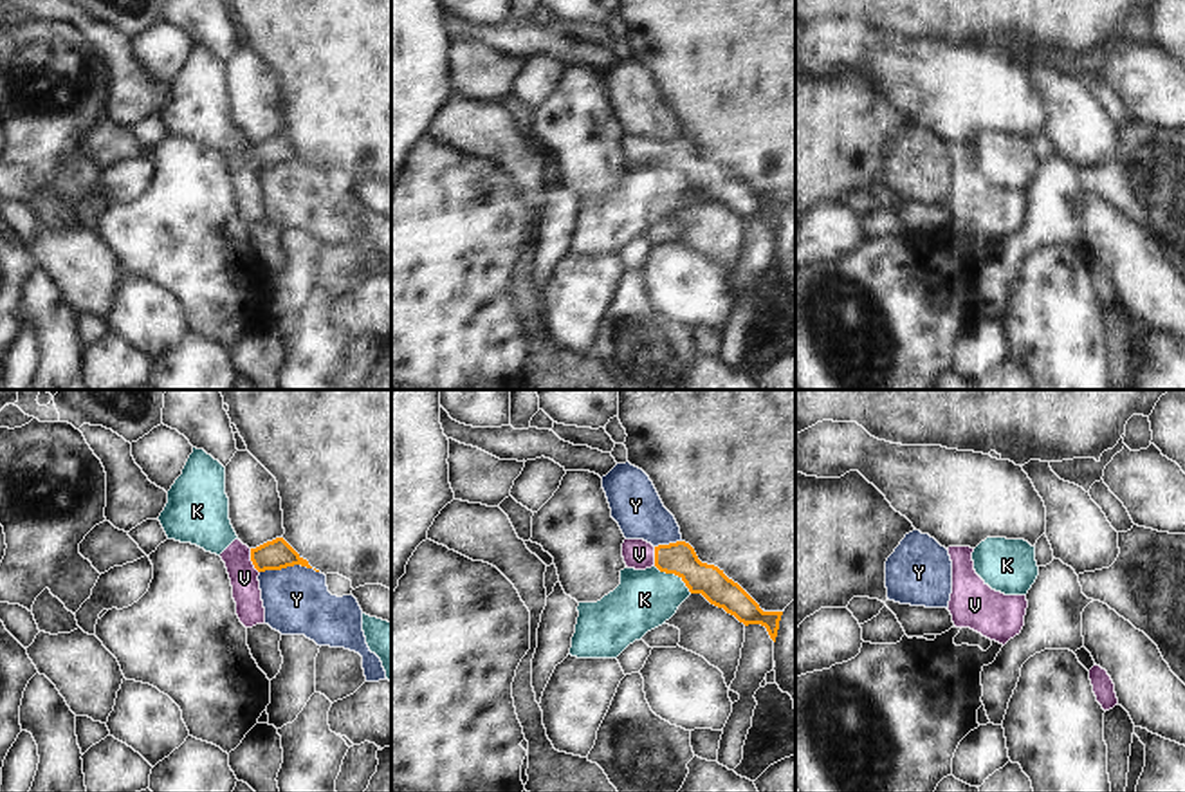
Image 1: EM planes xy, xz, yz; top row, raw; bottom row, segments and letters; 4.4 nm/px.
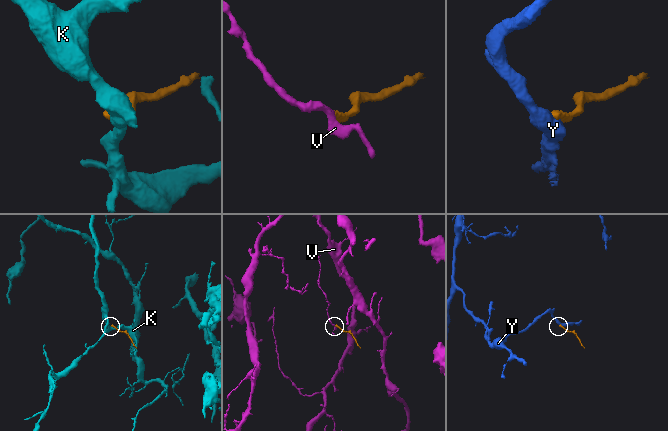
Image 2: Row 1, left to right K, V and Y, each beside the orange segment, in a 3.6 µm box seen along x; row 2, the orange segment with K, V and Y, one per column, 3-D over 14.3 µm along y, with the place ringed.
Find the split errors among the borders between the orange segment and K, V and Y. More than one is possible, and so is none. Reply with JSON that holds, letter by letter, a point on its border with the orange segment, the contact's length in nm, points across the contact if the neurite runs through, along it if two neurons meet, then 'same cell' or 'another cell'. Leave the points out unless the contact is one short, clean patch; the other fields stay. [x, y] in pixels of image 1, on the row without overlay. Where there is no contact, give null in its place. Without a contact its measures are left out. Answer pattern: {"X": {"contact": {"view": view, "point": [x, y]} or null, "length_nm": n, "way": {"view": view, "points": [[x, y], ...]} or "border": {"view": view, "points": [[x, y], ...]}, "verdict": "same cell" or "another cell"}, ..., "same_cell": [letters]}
{"K": {"contact": {"view": "xz", "point": [675, 170]}, "length_nm": 200, "border": {"view": "xz", "points": [[655, 161], [661, 166], [673, 168], [691, 188]]}, "verdict": "another cell"}, "V": {"contact": {"view": "xy", "point": [251, 156]}, "length_nm": 120, "way": {"view": "xy", "points": [[276, 150], [251, 156], [244, 163], [244, 174]]}, "verdict": "same cell"}, "Y": {"contact": {"view": "xy", "point": [289, 161]}, "length_nm": 260, "border": {"view": "xy", "points": [[260, 166], [305, 161], [318, 168]]}, "verdict": "another cell"}, "same_cell": ["V"]}

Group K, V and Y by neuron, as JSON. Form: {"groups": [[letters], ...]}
{"groups": [["K"], ["V"], ["Y"]]}

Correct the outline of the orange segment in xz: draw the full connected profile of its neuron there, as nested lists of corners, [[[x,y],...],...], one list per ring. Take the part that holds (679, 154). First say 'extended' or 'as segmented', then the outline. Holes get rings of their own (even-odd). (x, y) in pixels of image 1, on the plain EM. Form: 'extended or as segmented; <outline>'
extended; [[[624,135],[622,153],[628,164],[646,166],[657,162],[660,168],[678,171],[691,189],[702,189],[711,200],[723,204],[727,209],[734,211],[745,222],[765,222],[770,235],[776,238],[783,207],[763,207],[759,200],[738,179],[734,179],[723,170],[723,166],[720,166],[714,161],[702,159],[689,139],[676,137],[669,141],[653,143],[644,135]]]

